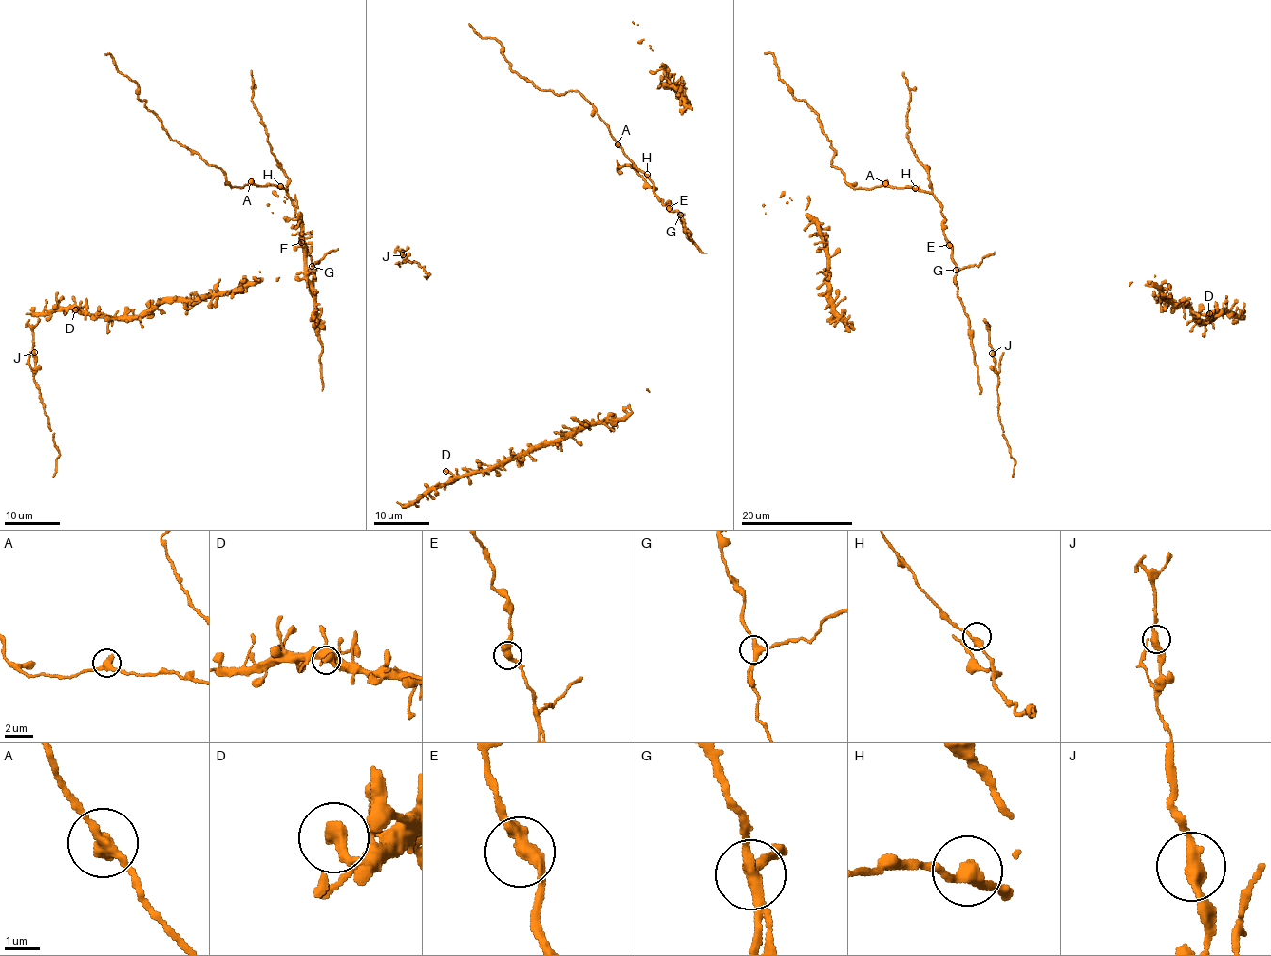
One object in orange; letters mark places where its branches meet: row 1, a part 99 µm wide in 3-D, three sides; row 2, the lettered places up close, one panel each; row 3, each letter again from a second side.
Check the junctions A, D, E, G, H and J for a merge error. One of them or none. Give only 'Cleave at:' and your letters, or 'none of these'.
Cleave at: none of these

